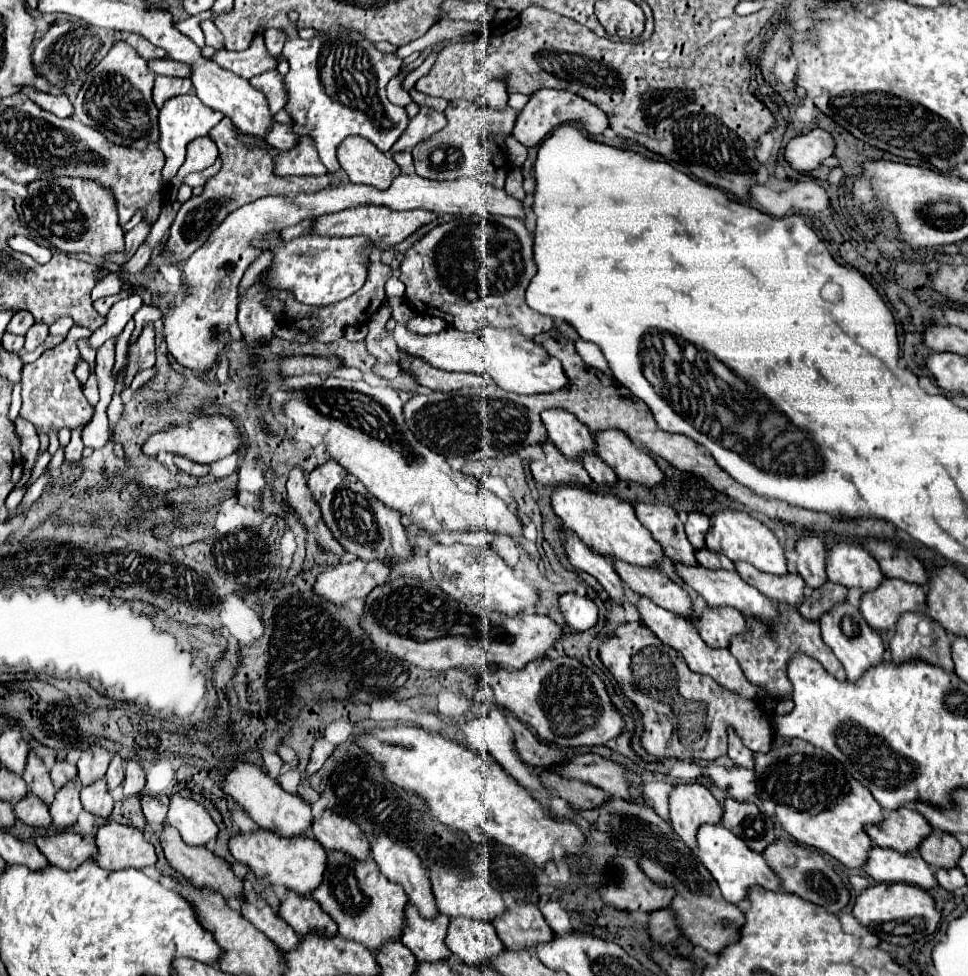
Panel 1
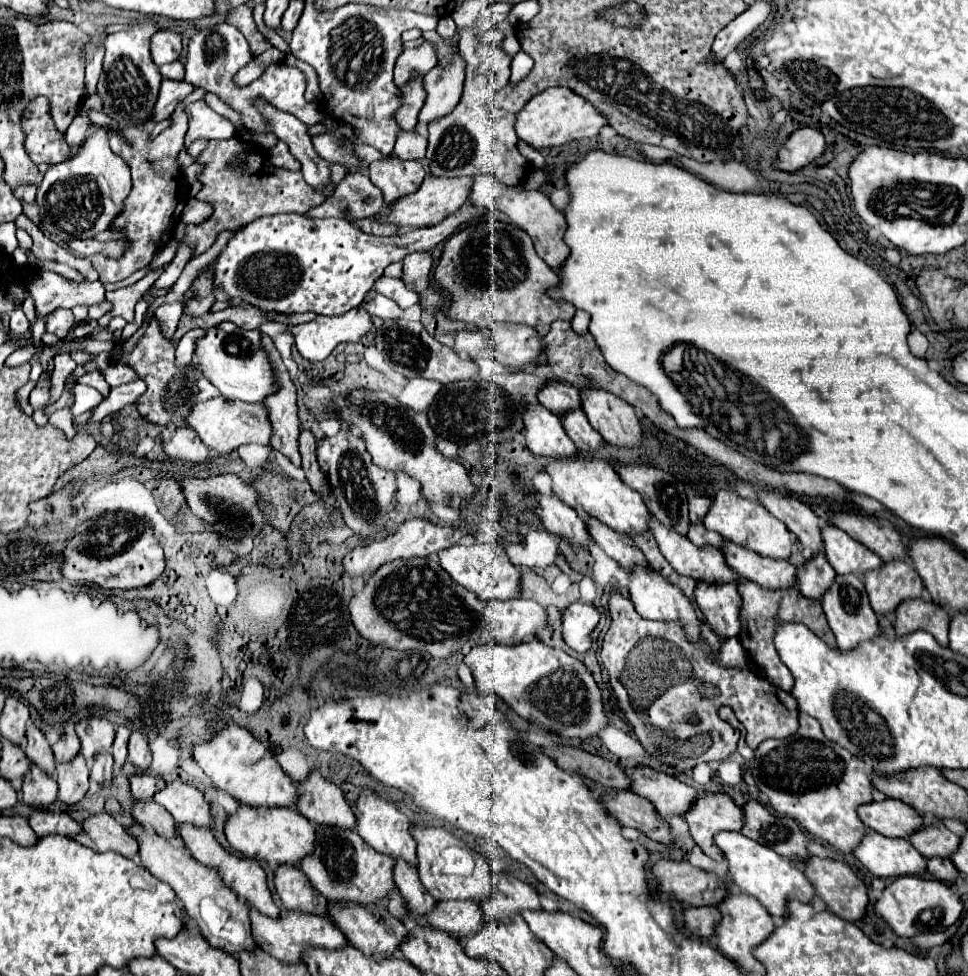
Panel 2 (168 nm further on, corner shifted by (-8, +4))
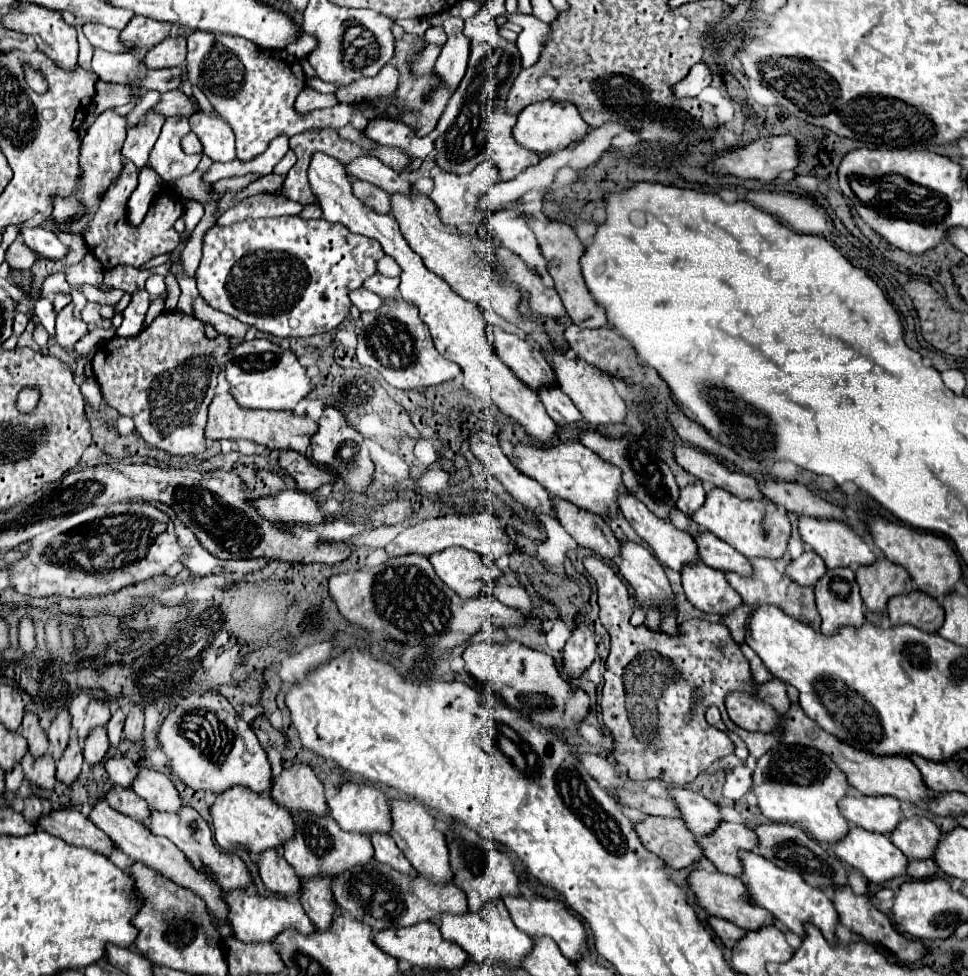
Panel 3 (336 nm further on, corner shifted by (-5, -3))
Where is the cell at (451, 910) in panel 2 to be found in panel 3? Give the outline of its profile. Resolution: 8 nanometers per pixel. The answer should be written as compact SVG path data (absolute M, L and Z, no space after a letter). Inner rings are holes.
M370 860L370 864L364 866L358 864L358 868L342 872L342 876L334 876L332 894L342 912L362 924L368 924L376 932L382 928L410 926L424 920L438 922L442 912L464 914L468 910L466 894L454 884L426 884L422 874L402 876L400 872L394 872L394 868L378 864L376 860Z

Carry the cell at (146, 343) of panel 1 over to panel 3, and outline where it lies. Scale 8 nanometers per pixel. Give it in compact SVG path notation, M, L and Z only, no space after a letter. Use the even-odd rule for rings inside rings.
M169 275L165 277L166 283L166 308L176 308L178 304L178 298L180 298L180 288L177 280L174 276Z

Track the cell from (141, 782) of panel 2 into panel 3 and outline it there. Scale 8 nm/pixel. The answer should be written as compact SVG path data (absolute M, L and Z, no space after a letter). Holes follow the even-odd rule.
M126 756L108 758L106 764L104 764L104 768L106 768L108 778L114 784L124 786L124 788L130 788L130 784L132 784L130 780L134 780L136 778L136 772L138 772L138 766L130 758L126 758Z

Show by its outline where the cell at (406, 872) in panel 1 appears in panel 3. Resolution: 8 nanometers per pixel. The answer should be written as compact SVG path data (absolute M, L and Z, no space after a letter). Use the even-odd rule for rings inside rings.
M342 782L338 792L328 798L328 814L346 832L390 832L392 818L386 796L370 784Z

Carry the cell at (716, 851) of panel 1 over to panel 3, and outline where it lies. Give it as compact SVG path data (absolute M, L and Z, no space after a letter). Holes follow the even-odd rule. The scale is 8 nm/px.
M740 852L740 860L744 866L744 874L742 878L746 880L746 886L750 890L750 896L756 900L758 906L770 910L776 920L780 920L782 924L786 924L794 934L804 936L804 924L810 922L816 928L820 928L820 932L824 934L824 938L830 944L836 944L836 924L838 924L838 912L834 908L834 904L828 900L828 896L820 890L820 888L812 888L810 884L806 884L802 880L802 876L798 876L798 872L790 872L790 870L782 870L778 866L774 866L770 860L754 854L754 852Z

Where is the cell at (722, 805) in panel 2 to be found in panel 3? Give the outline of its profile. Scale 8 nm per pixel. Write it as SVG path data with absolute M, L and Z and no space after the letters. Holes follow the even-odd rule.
M722 822L718 830L710 836L704 836L698 840L708 860L718 868L718 872L740 876L742 874L742 862L738 860L740 850L756 850L758 838L756 832L732 822Z

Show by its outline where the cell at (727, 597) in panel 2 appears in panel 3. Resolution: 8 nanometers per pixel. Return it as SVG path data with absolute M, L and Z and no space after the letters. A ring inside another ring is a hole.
M702 562L686 564L686 568L682 568L682 586L688 600L708 614L726 616L726 612L742 604L742 598L730 588L726 576Z

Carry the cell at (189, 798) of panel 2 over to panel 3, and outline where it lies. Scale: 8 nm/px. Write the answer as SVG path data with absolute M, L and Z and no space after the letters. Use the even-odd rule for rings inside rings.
M138 766L136 780L130 786L140 798L148 802L148 806L164 812L178 812L182 802L180 796L172 784L172 780L166 774L160 774L152 768Z

